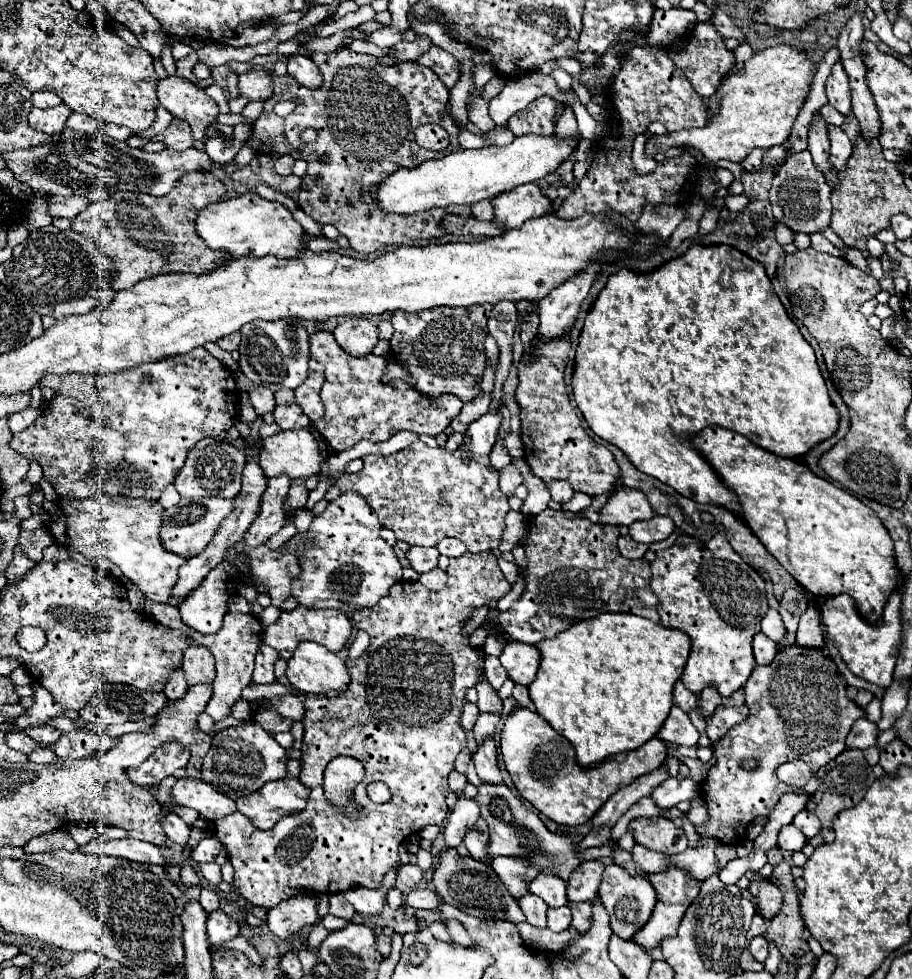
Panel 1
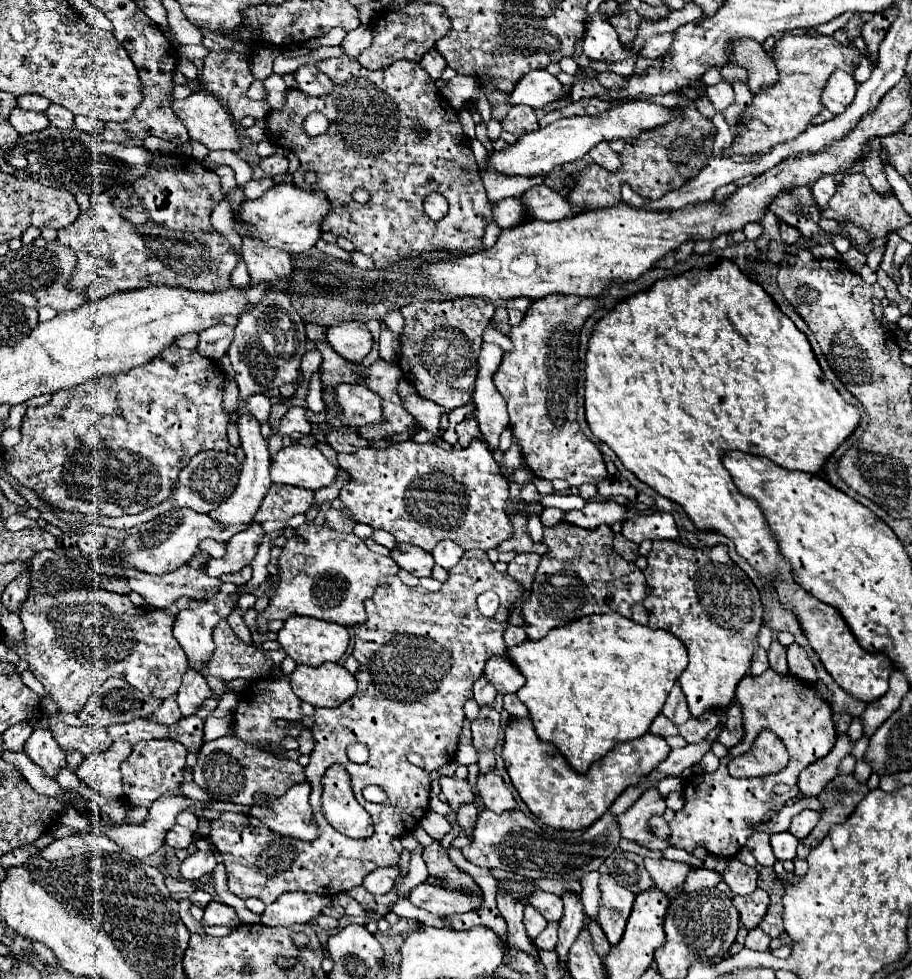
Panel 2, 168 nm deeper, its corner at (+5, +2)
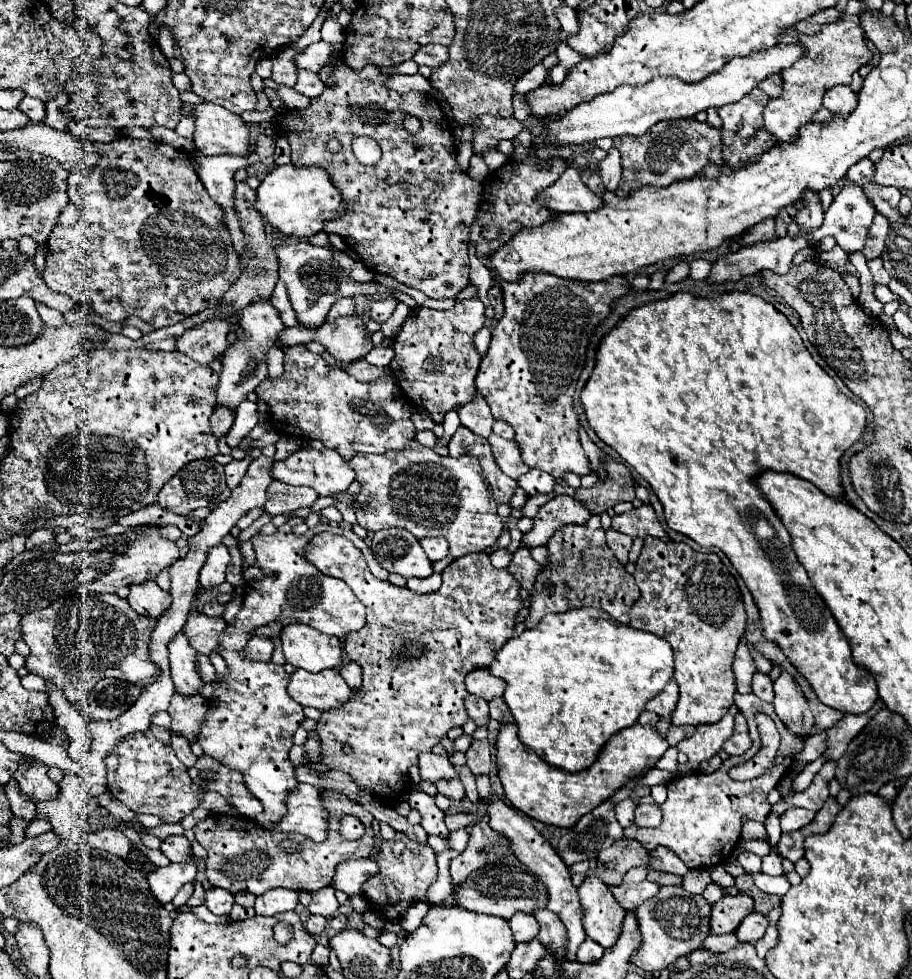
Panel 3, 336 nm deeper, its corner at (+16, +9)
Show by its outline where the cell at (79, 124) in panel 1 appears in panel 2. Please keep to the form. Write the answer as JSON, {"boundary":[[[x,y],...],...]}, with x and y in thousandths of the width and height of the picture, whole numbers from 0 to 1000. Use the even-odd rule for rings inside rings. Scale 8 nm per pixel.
{"boundary":[[[56,106],[49,116],[54,118],[54,125],[63,131],[78,131],[80,129],[80,116],[73,114],[71,110],[67,110],[65,106]]]}

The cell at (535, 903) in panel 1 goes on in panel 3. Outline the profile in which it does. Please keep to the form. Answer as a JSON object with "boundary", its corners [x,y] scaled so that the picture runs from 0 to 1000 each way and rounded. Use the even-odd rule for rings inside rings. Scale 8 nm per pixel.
{"boundary":[[[568,931],[557,943],[559,943],[559,949],[561,949],[566,961],[579,961],[579,959],[586,959],[590,955],[588,939],[581,933]]]}

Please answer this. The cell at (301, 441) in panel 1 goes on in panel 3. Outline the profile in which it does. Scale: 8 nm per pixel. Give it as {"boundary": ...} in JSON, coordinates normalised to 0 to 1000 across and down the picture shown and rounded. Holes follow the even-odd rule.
{"boundary":[[[342,457],[327,459],[318,467],[314,467],[311,471],[300,471],[296,483],[298,483],[300,489],[307,489],[307,491],[311,491],[316,495],[342,497],[349,506],[366,506],[368,502],[377,502],[390,489],[390,485],[384,479],[384,475],[368,461],[364,461],[364,459],[346,461]]]}

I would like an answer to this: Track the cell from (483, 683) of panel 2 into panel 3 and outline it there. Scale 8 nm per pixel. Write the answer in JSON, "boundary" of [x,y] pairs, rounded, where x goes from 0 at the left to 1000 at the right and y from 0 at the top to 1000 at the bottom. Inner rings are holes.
{"boundary":[[[511,710],[511,714],[509,714],[509,718],[511,718],[511,726],[513,726],[513,730],[522,736],[522,741],[531,741],[531,739],[535,739],[535,718],[531,716],[531,714],[526,714],[524,710]]]}

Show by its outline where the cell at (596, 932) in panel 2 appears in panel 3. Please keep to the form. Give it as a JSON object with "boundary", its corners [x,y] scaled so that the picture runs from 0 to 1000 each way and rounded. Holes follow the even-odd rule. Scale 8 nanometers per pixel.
{"boundary":[[[643,957],[640,963],[634,969],[634,982],[638,982],[638,984],[651,984],[654,980],[658,980],[660,973],[662,973],[660,965],[654,963],[654,961],[649,961],[647,957]]]}

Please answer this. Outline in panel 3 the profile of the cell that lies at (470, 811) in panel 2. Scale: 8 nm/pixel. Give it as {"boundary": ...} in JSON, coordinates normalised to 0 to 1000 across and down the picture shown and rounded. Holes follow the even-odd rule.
{"boundary":[[[485,796],[478,804],[480,804],[480,810],[485,810],[487,814],[491,814],[500,822],[509,818],[509,804],[507,804],[504,796],[496,796],[496,798]]]}

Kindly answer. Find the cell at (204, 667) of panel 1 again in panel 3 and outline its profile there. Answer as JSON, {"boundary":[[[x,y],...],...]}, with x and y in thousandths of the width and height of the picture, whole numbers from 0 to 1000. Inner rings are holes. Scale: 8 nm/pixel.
{"boundary":[[[191,708],[189,718],[184,722],[184,728],[189,732],[186,745],[206,753],[206,757],[213,757],[219,749],[217,739],[224,734],[226,726],[228,726],[228,718],[224,712]]]}

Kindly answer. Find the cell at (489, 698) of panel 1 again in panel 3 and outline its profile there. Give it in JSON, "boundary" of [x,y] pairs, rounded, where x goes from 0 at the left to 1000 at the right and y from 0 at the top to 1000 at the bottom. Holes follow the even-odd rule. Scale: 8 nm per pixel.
{"boundary":[[[520,755],[515,765],[511,767],[511,781],[520,792],[537,790],[537,759],[535,755]]]}

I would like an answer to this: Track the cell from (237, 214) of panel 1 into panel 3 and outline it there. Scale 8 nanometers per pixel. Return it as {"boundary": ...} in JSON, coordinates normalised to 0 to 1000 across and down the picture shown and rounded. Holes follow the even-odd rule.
{"boundary":[[[309,169],[298,173],[289,185],[285,187],[285,191],[281,193],[281,213],[287,220],[287,224],[292,228],[296,228],[303,236],[311,238],[311,240],[320,240],[320,242],[340,242],[349,236],[353,236],[353,230],[357,224],[371,224],[377,218],[377,207],[375,207],[375,197],[364,189],[364,185],[360,183],[360,177],[351,171],[320,171],[320,169]]]}

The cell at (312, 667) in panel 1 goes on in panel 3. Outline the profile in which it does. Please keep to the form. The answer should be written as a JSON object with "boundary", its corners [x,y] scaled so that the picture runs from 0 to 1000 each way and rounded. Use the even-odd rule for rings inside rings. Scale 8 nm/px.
{"boundary":[[[325,683],[318,689],[316,710],[333,722],[338,720],[355,726],[379,718],[386,710],[386,704],[375,694],[371,683],[355,683],[351,687]]]}

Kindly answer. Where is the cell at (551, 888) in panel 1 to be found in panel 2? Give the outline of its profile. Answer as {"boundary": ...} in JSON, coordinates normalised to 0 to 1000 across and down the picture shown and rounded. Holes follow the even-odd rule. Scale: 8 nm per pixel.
{"boundary":[[[587,909],[587,913],[580,917],[580,923],[587,925],[587,930],[591,930],[600,942],[613,942],[617,938],[617,921],[609,913]]]}

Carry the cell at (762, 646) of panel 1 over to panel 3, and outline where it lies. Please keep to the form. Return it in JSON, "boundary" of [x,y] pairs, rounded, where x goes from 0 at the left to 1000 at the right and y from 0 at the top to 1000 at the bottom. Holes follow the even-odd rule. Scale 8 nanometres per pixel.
{"boundary":[[[811,655],[809,659],[809,665],[807,665],[807,671],[805,671],[805,679],[803,679],[803,685],[807,689],[807,700],[809,700],[809,706],[811,708],[822,708],[822,698],[825,698],[825,692],[829,687],[829,679],[827,679],[827,673],[818,661],[816,655]]]}

